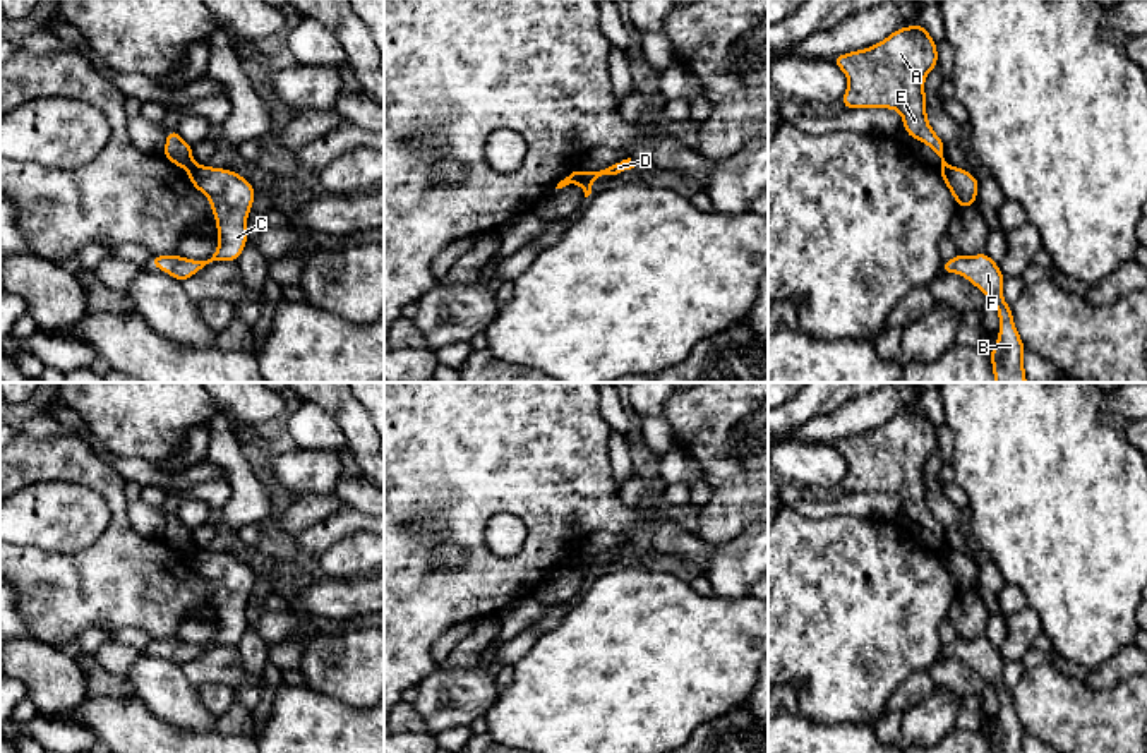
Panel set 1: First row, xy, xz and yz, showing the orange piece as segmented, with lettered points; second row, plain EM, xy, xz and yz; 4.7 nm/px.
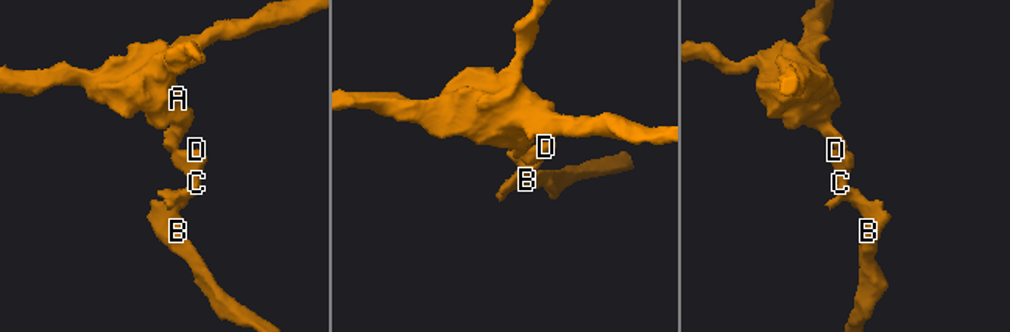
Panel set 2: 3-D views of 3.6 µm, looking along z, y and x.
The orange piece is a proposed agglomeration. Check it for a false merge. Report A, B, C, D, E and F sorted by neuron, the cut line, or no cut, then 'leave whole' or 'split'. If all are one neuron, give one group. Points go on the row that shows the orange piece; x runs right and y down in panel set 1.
groups A E / B C D F; cut xz (582, 172), (575, 180); split

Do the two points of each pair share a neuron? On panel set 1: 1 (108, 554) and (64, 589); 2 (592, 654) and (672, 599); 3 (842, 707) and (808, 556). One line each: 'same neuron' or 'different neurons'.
1: same neuron
2: same neuron
3: same neuron

